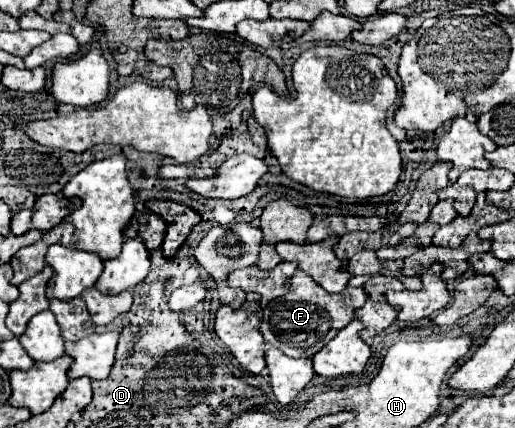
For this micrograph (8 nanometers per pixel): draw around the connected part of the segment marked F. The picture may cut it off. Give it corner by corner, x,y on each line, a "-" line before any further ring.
296,271
292,277
290,291
270,301
264,307
264,321
262,321
262,335
266,343
280,349
288,357
312,357
316,355
340,329
344,329
354,319
354,309
346,305
342,295
326,293
310,275
304,271

